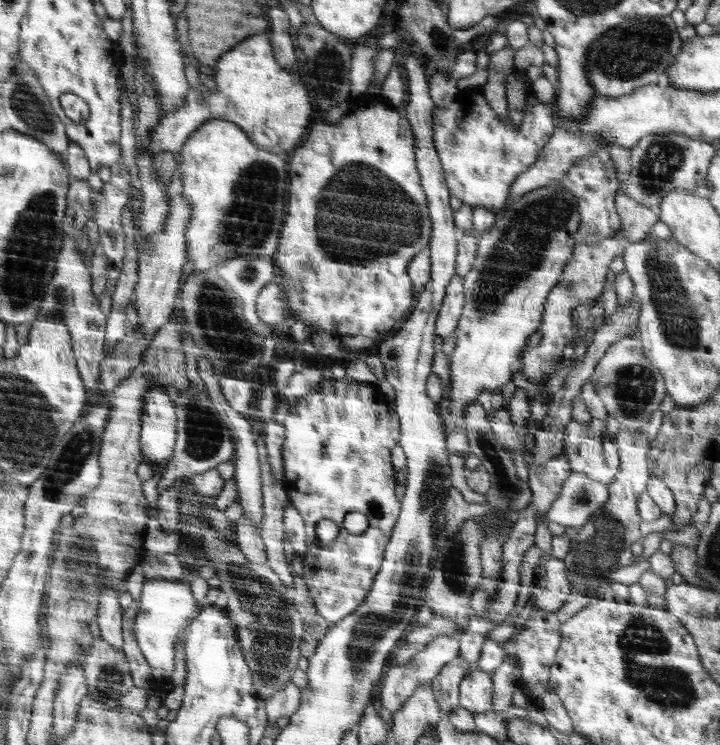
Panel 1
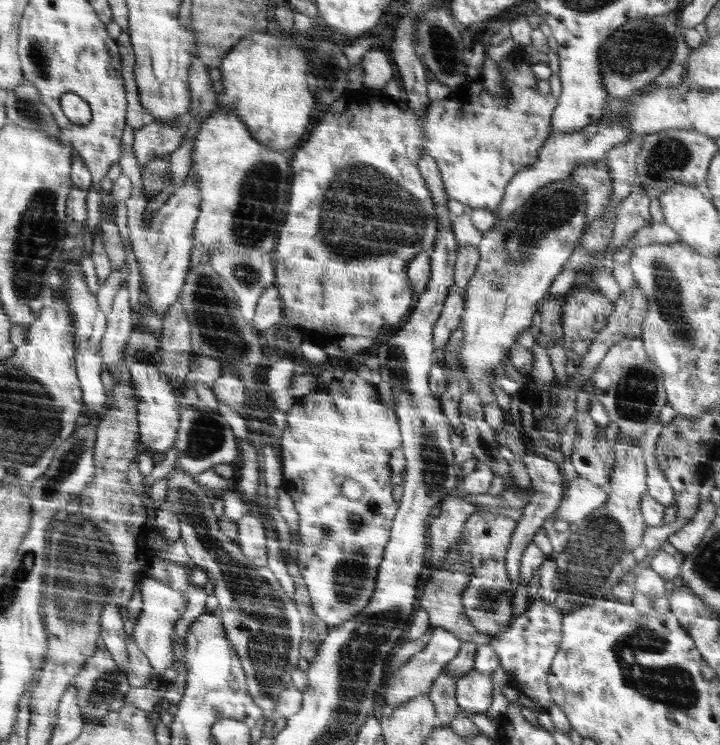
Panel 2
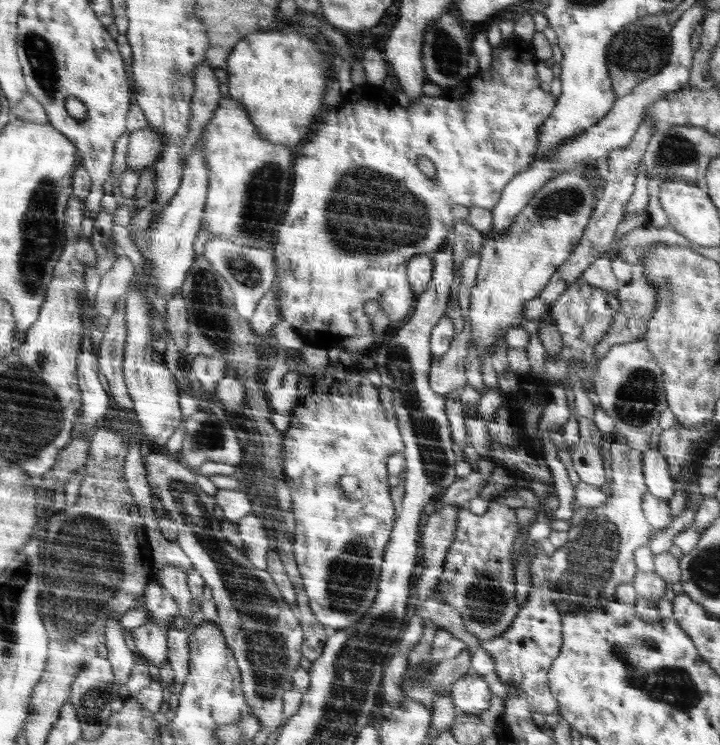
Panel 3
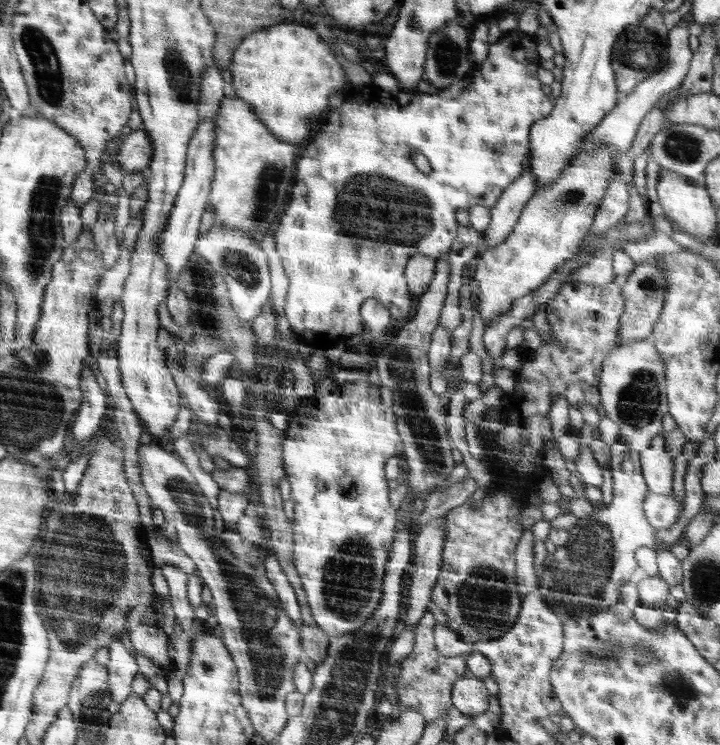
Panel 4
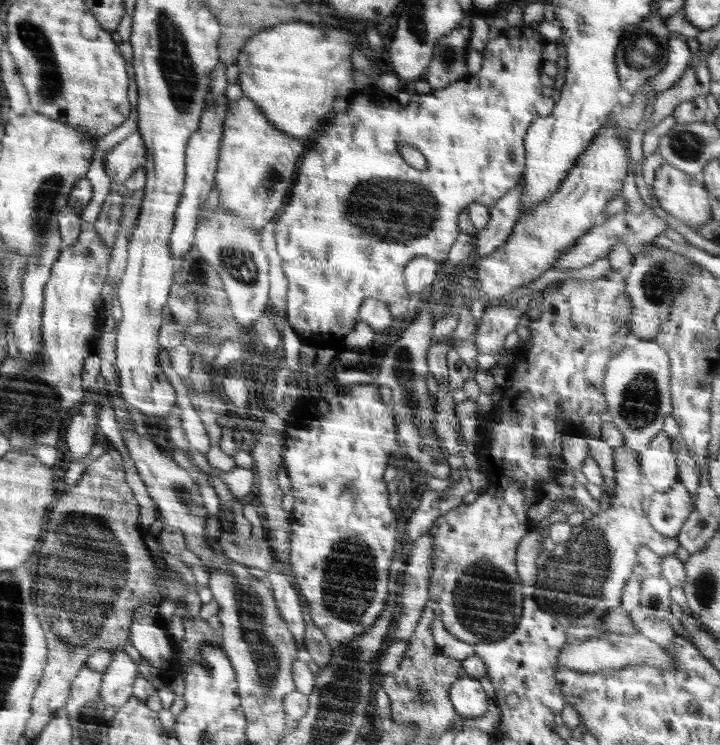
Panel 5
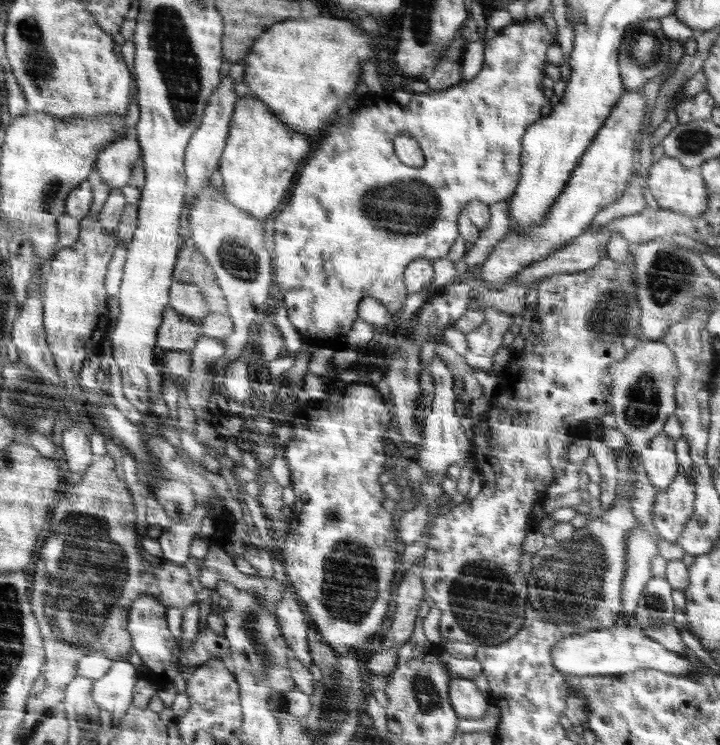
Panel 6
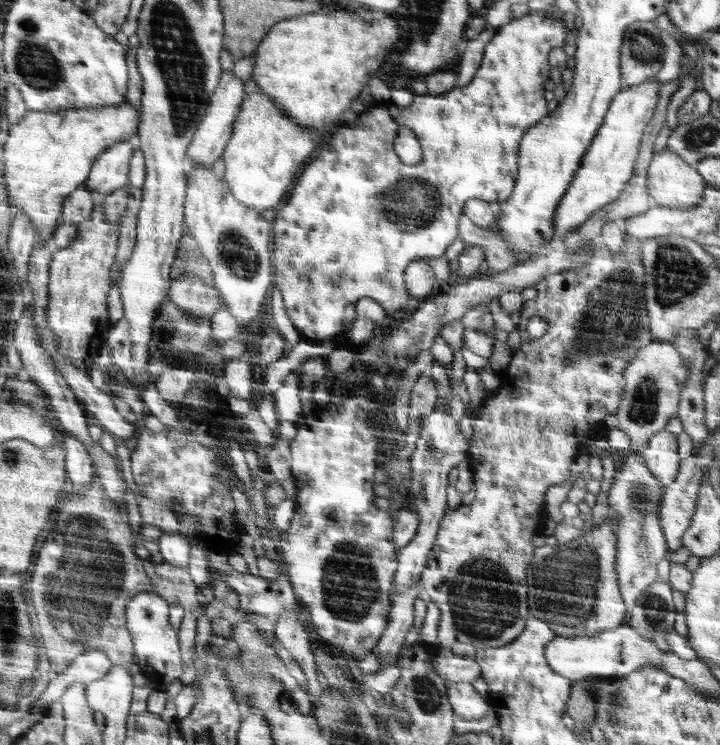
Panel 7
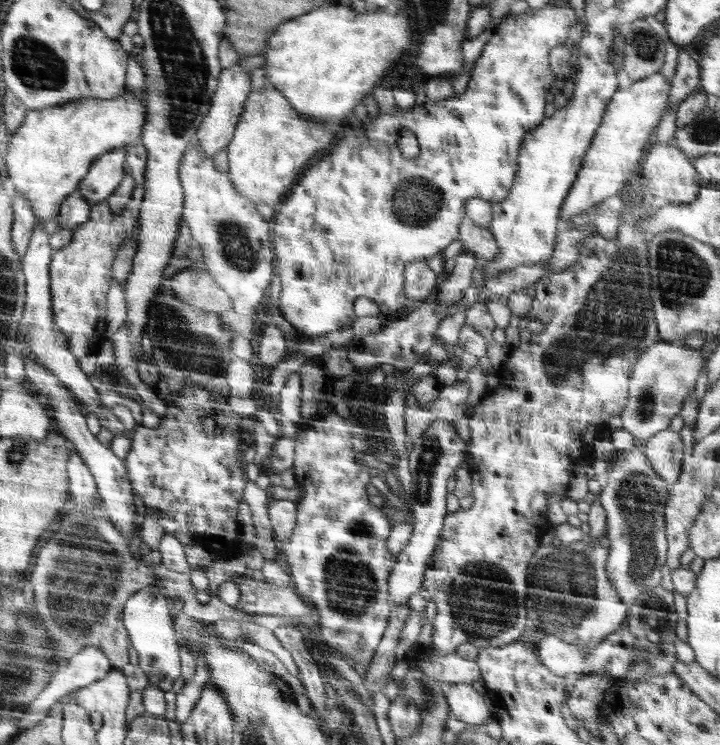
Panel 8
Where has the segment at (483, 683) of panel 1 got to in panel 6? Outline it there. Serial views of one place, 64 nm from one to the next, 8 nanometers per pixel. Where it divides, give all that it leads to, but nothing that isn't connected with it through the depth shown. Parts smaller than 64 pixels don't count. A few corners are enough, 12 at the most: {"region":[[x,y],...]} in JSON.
{"region":[[467,678],[450,679],[449,699],[460,719],[482,718],[482,692]]}

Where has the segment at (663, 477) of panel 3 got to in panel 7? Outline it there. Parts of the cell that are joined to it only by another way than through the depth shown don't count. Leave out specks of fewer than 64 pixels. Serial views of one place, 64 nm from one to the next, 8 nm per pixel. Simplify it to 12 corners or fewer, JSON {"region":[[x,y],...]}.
{"region":[[661,430],[640,453],[664,486],[681,464],[677,435]]}

